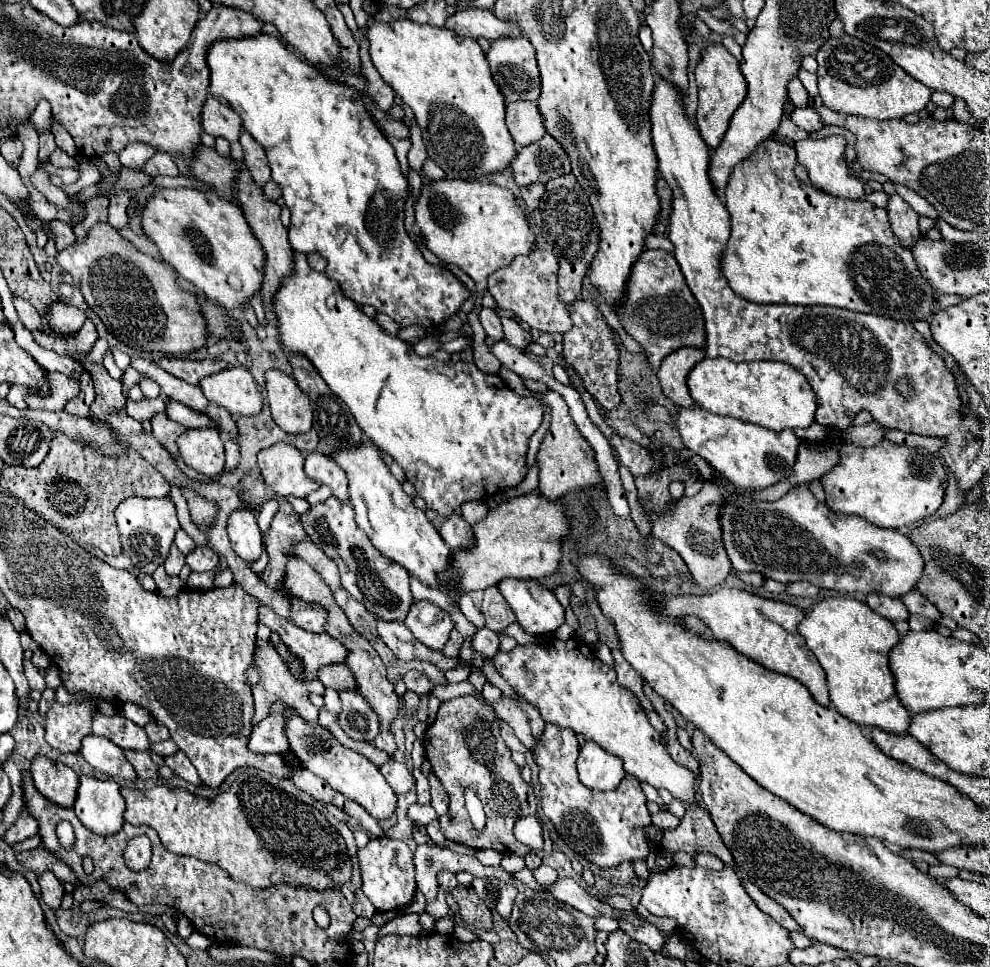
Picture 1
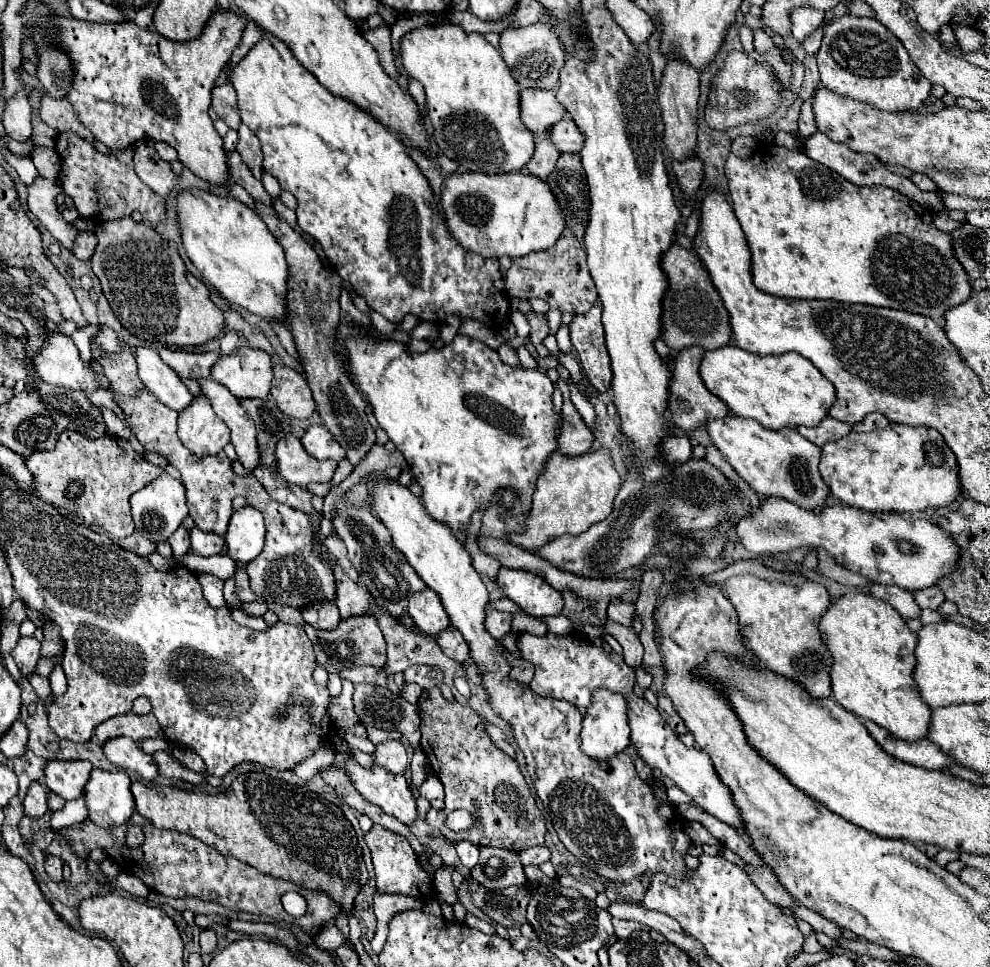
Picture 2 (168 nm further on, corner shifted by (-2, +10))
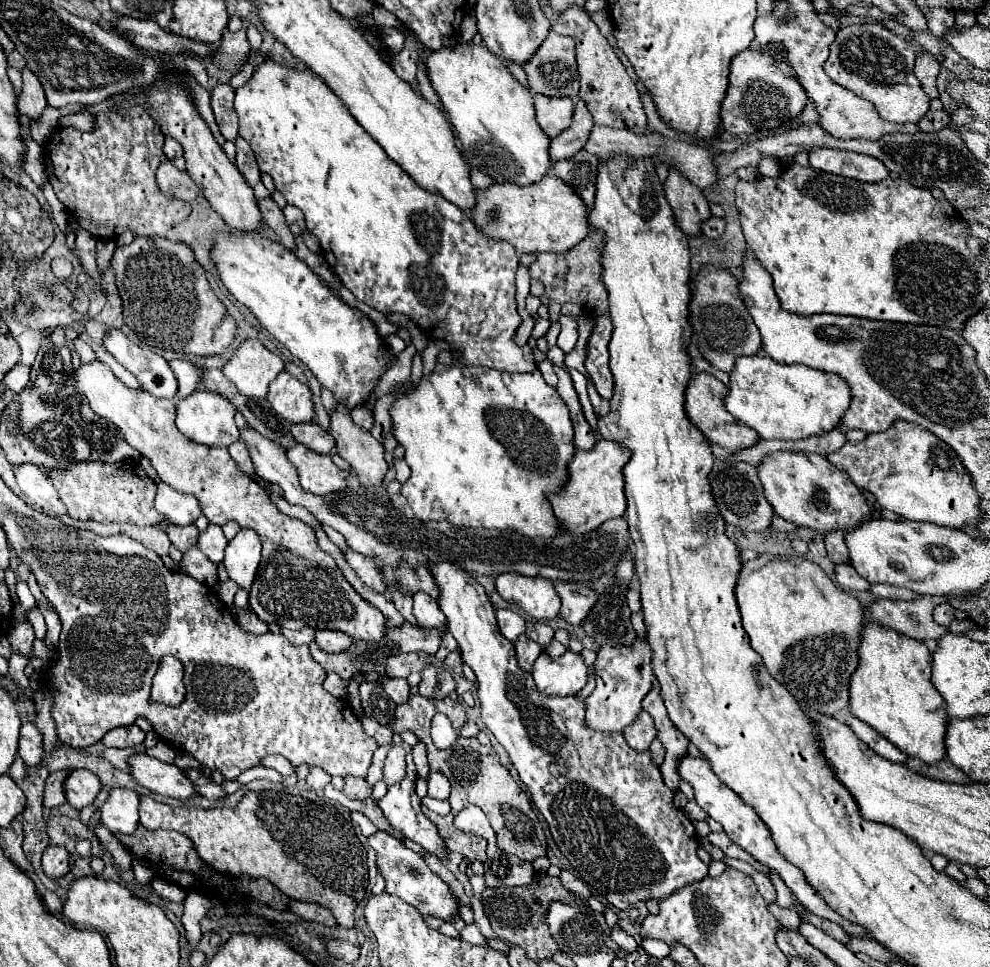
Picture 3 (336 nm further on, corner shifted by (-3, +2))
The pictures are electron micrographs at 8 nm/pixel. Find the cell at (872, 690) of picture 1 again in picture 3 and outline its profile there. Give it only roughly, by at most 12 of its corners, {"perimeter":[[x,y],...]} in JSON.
{"perimeter":[[865,621],[849,709],[903,753],[945,757],[921,643]]}

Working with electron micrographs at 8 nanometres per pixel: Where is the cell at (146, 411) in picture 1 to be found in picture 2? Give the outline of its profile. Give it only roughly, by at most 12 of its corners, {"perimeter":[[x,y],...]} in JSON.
{"perimeter":[[112,433],[30,455],[38,495],[118,539],[164,473]]}

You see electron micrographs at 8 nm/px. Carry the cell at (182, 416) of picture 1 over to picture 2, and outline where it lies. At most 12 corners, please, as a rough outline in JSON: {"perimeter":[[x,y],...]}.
{"perimeter":[[132,349],[138,377],[166,407],[194,399],[156,349]]}

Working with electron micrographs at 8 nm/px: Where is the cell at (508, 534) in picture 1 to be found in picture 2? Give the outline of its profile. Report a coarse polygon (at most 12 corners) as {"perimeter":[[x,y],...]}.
{"perimeter":[[610,449],[558,451],[536,483],[526,531],[536,551],[612,513]]}

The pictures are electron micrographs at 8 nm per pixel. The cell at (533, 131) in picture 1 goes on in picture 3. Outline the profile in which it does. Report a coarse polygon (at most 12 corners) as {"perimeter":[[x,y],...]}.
{"perimeter":[[535,95],[535,117],[547,137],[567,129],[573,101]]}

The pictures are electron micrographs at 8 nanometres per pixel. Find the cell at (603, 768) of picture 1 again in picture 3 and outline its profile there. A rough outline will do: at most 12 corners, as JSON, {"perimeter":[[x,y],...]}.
{"perimeter":[[601,647],[591,731],[623,733],[651,691],[651,649]]}

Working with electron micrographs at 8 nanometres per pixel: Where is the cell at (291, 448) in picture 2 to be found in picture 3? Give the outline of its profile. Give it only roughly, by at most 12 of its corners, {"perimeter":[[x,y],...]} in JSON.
{"perimeter":[[303,445],[287,449],[287,459],[305,491],[327,495],[347,487],[329,455]]}

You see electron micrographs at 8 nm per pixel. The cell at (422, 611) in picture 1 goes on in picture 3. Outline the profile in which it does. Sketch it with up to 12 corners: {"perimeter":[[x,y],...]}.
{"perimeter":[[427,593],[413,595],[413,615],[425,629],[443,627],[445,615]]}

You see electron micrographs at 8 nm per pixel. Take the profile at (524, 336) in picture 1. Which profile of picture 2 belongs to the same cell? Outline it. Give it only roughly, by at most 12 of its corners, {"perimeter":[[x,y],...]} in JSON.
{"perimeter":[[528,313],[530,341],[540,357],[550,351],[542,341],[550,333],[544,313]]}

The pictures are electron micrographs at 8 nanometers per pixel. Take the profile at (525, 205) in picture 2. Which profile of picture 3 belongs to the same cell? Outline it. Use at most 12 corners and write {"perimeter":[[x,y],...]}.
{"perimeter":[[545,175],[477,191],[469,217],[517,253],[589,233],[583,201]]}

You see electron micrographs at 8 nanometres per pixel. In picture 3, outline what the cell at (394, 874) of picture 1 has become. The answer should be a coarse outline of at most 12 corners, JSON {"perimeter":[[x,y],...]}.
{"perimeter":[[385,831],[371,835],[385,891],[449,921],[449,885]]}

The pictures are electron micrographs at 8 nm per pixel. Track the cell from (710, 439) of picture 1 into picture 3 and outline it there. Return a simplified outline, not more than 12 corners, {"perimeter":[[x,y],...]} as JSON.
{"perimeter":[[769,453],[757,477],[775,515],[819,533],[871,513],[817,453]]}

